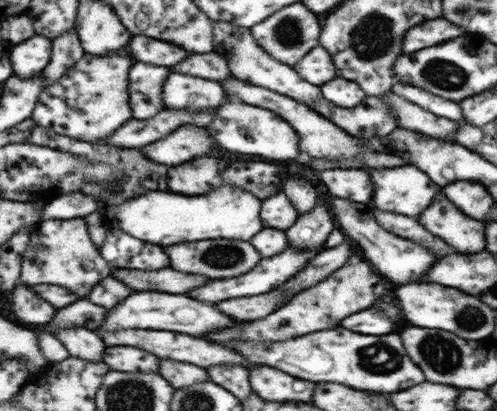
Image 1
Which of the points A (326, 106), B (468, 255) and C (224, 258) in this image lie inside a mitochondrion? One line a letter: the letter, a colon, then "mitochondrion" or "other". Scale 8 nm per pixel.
A: other
B: other
C: mitochondrion

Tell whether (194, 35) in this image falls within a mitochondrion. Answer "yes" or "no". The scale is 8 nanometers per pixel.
yes

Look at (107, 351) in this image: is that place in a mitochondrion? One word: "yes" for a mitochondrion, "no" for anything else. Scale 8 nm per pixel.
no

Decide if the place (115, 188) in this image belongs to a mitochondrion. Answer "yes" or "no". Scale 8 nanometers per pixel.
no

